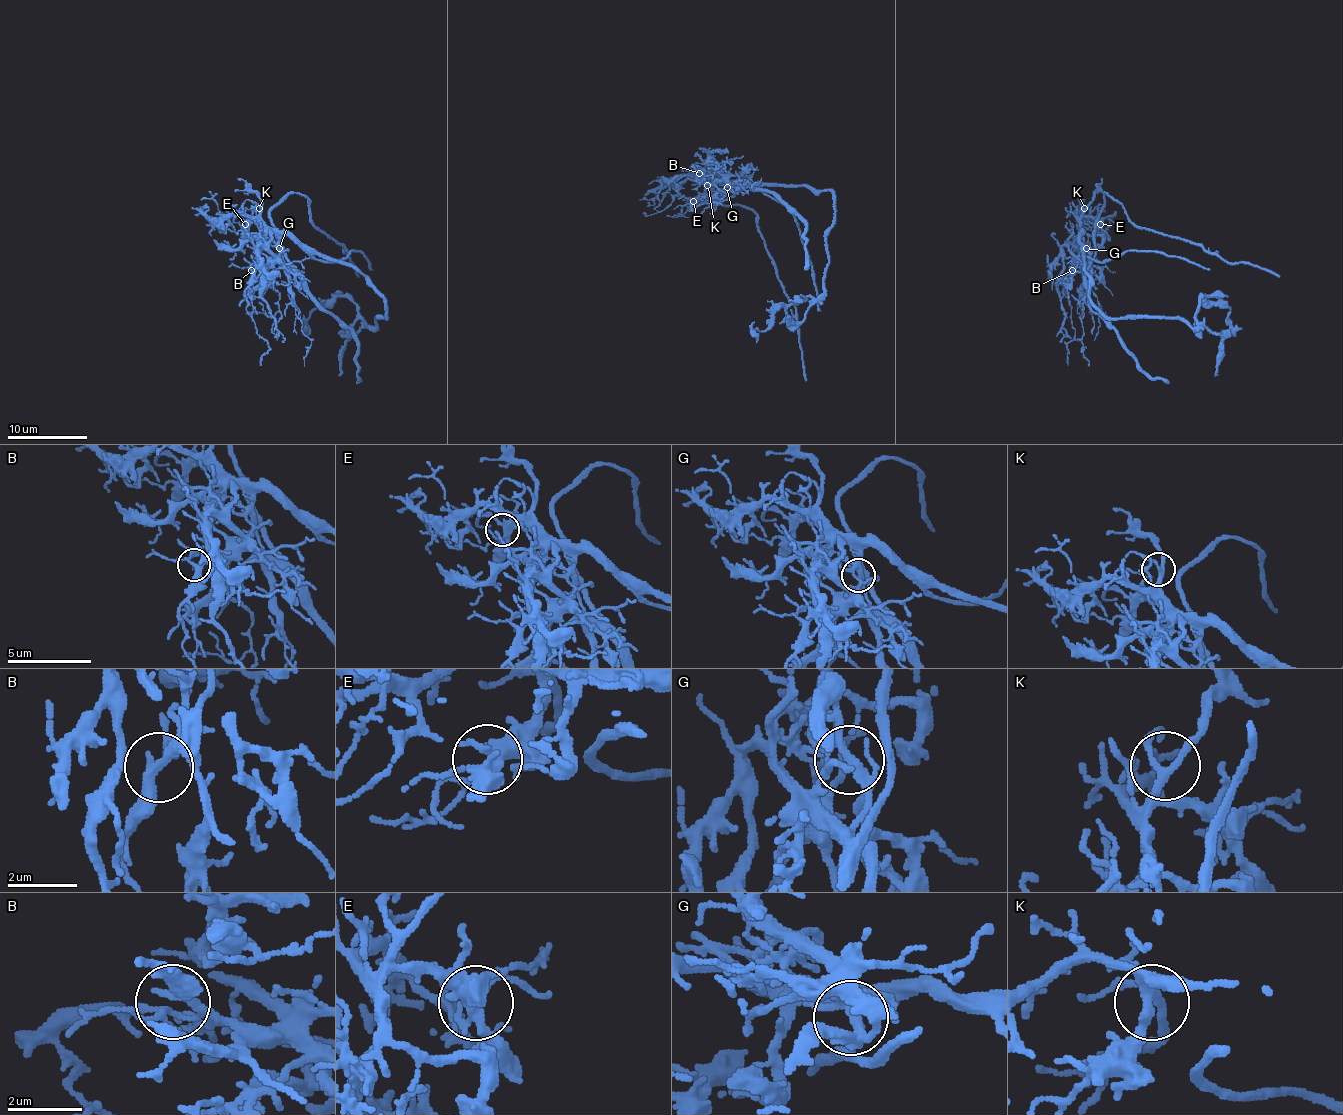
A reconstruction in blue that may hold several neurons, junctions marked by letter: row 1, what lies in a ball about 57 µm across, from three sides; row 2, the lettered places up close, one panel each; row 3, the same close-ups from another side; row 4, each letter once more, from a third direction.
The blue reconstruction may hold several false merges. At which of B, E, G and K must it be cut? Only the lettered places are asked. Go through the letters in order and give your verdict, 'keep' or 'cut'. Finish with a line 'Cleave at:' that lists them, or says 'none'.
B: keep
E: keep
G: cut
K: keep
Cleave at: G

